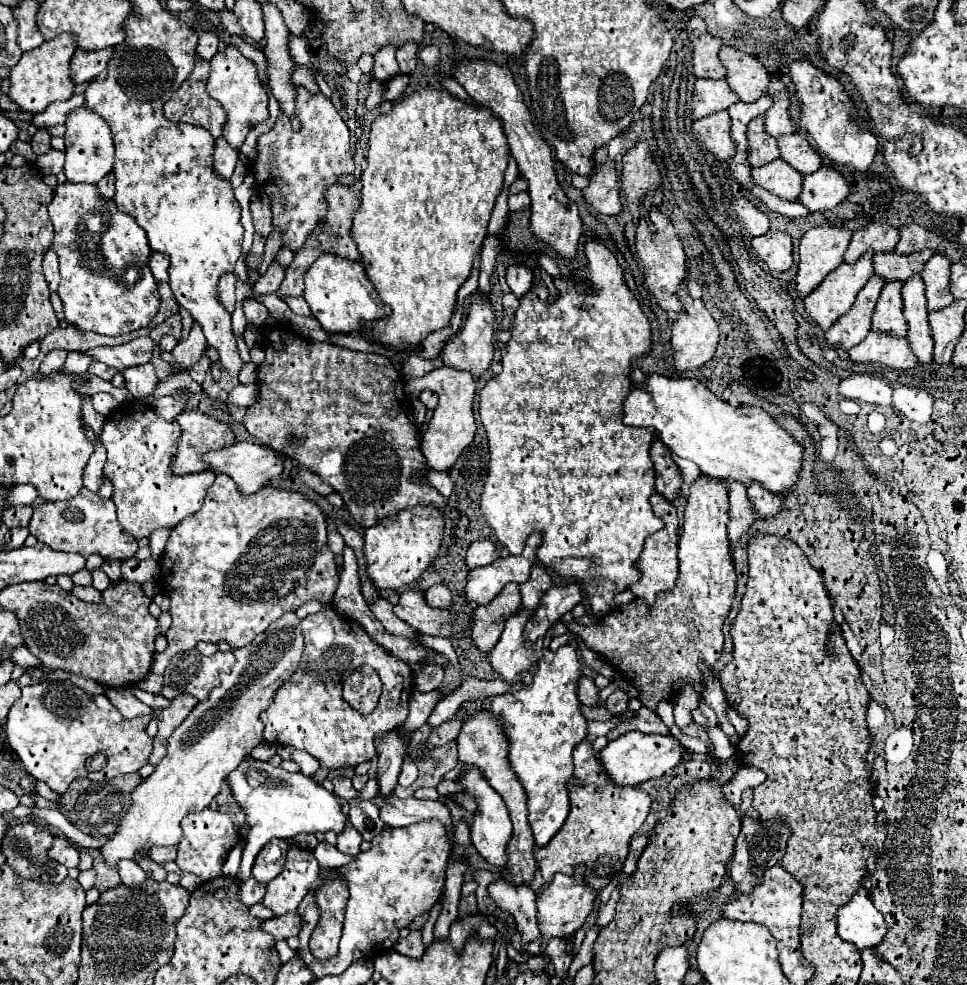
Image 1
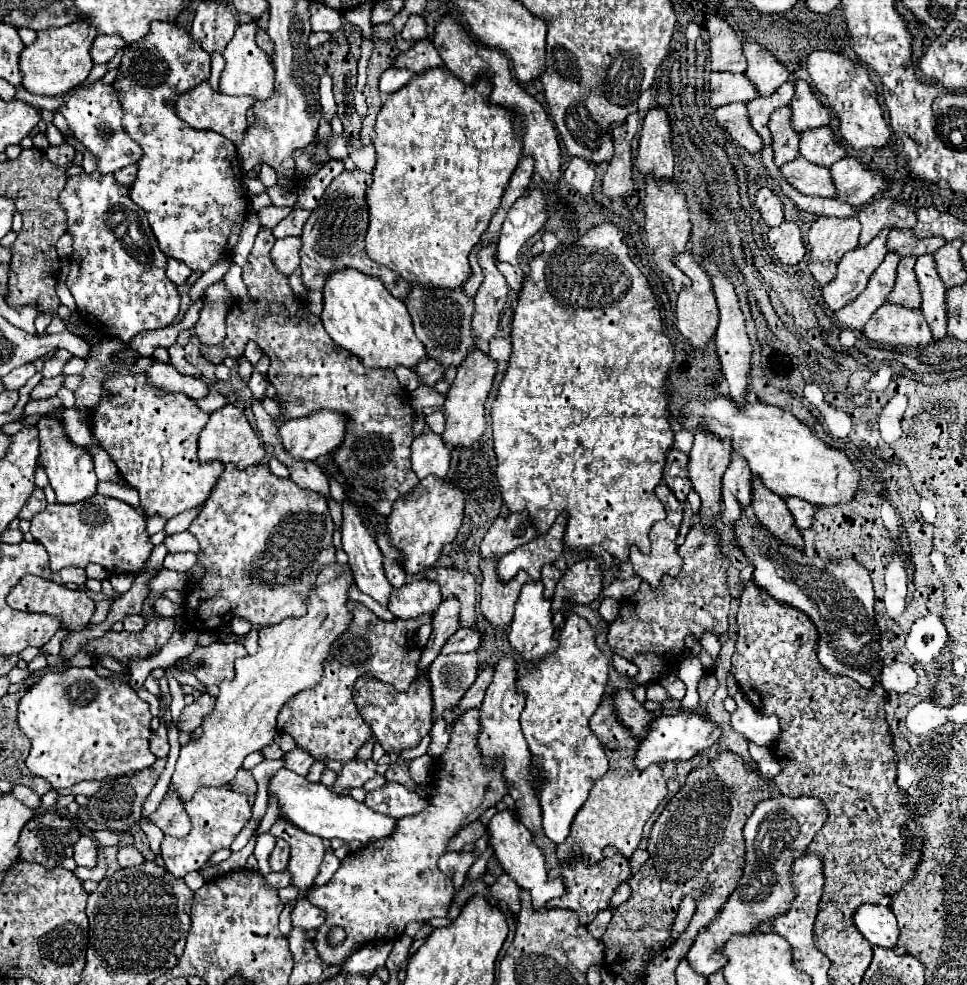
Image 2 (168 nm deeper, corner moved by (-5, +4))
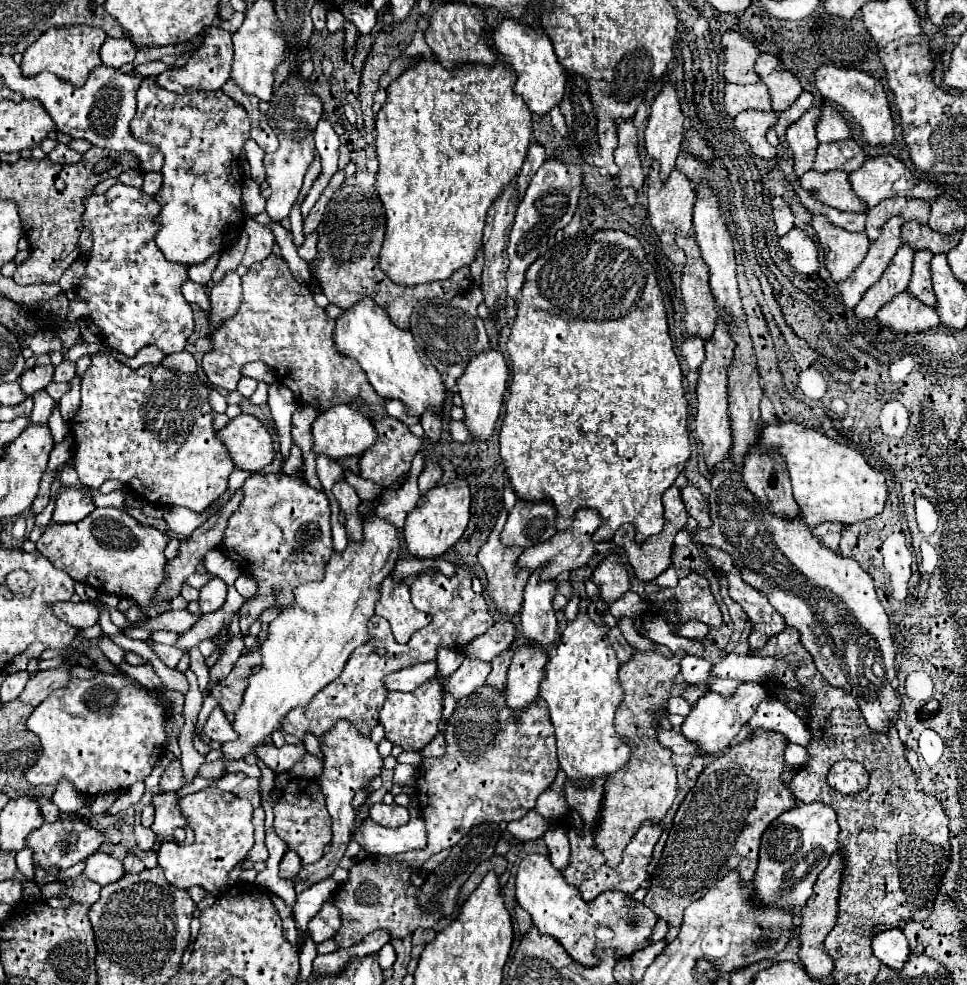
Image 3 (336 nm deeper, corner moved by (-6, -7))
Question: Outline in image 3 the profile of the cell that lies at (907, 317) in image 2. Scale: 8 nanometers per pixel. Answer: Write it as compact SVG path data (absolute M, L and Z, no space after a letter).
M906 291L886 303L878 311L876 321L892 333L924 333L940 323L932 307L924 307Z

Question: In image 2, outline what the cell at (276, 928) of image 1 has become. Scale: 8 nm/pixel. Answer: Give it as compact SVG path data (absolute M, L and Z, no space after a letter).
M299 898L297 906L291 912L291 920L293 926L299 926L303 930L311 930L311 928L319 928L325 922L325 912L317 906L313 906L307 898Z

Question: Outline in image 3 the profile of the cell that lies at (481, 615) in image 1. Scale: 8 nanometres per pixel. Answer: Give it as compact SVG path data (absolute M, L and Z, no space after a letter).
M506 511L500 513L494 531L490 533L488 541L478 551L478 561L480 561L480 565L486 571L486 579L488 579L488 587L486 587L488 599L494 603L494 607L496 607L496 611L500 615L504 615L506 619L512 619L516 613L520 613L520 607L522 607L522 591L524 591L524 585L526 585L526 581L530 577L530 571L516 569L516 559L520 557L520 553L524 549L520 549L520 547L502 547L500 545L500 531L502 531L502 527L506 523L506 515L508 515Z

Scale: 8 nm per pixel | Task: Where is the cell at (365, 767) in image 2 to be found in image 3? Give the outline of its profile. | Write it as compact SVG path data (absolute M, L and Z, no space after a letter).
M338 721L336 727L324 737L324 743L320 745L322 753L324 753L324 773L320 777L320 789L324 793L326 799L326 807L328 813L332 817L332 851L328 855L324 855L318 863L312 863L308 867L304 867L292 881L308 881L308 883L318 883L326 877L330 877L334 873L334 869L338 867L338 861L344 857L346 845L350 841L350 831L356 819L356 809L352 807L352 799L354 795L364 789L374 777L380 775L382 771L382 757L378 755L376 745L370 741L370 737L362 737L348 721Z

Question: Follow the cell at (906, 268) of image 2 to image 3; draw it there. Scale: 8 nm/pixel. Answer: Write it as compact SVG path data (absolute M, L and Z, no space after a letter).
M918 251L914 255L912 277L910 277L906 291L910 295L916 295L916 299L920 299L920 303L924 303L928 307L936 307L936 295L934 295L932 283L930 283L930 259L932 259L932 253L928 253L928 251Z

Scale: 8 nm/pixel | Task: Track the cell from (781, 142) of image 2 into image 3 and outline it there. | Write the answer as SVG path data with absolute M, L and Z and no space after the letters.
M816 101L796 123L792 123L788 127L788 131L784 135L788 147L794 153L794 175L796 177L800 177L808 169L812 169L812 161L816 155L818 141L816 141L814 125L816 125L818 115L820 115L820 109L816 105L820 105L820 103Z

